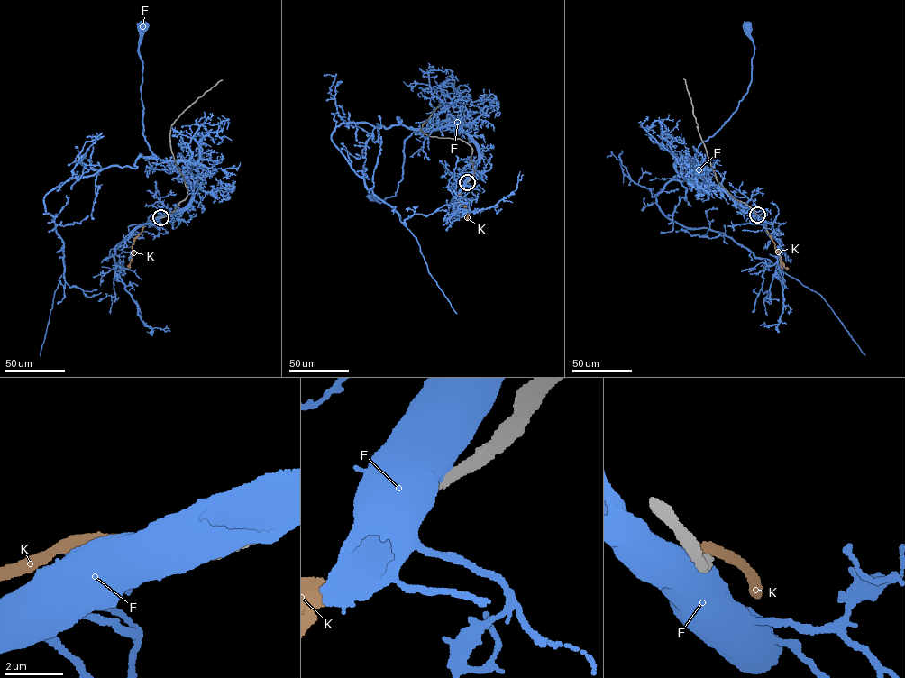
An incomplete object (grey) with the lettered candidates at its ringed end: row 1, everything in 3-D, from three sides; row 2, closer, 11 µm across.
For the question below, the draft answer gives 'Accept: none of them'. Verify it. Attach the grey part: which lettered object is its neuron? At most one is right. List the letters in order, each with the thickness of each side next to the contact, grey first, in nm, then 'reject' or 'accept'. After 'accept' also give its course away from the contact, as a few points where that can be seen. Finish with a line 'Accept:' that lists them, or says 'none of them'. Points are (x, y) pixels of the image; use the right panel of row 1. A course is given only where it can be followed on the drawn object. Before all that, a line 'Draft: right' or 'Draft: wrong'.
Draft: right
F: calibres 480 and 800 nm; reject
K: calibres 420 and 280 nm; reject
Accept: none of them

